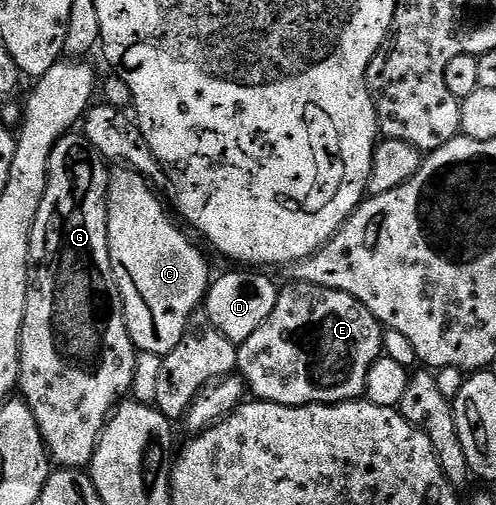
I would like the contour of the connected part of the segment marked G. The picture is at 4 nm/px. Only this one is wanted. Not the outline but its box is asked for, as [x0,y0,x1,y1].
[18,131,138,470]

